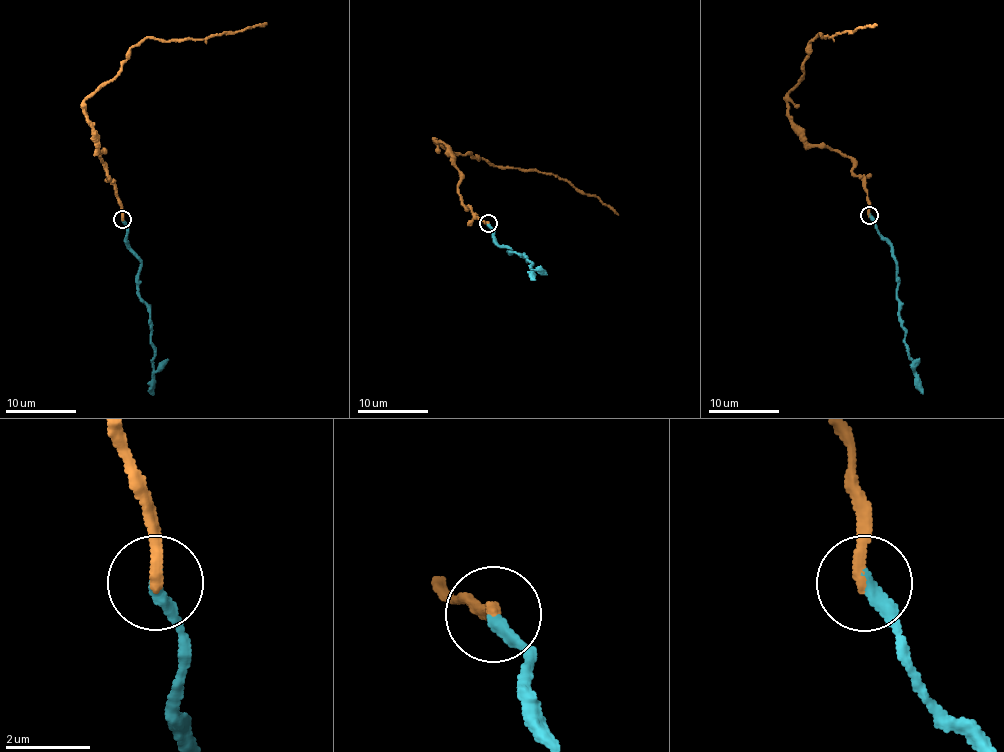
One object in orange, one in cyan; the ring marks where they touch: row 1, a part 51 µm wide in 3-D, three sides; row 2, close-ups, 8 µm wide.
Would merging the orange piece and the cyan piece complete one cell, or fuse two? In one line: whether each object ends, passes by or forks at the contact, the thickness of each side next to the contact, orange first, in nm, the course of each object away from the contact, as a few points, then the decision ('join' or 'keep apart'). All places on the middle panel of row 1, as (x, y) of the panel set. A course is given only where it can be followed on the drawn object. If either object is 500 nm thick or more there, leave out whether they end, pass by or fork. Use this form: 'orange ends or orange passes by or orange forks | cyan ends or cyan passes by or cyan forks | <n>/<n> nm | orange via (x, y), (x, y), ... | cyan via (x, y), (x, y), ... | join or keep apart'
orange ends | cyan ends | 280/320 nm | orange via (487, 224), (466, 206), (451, 151), (435, 141), (496, 166), (557, 174), (617, 214) | cyan via (487, 224), (500, 246), (508, 246), (510, 252), (525, 255), (532, 265), (535, 280) | join

